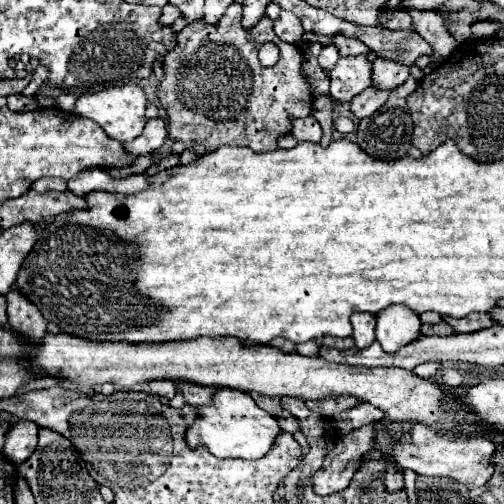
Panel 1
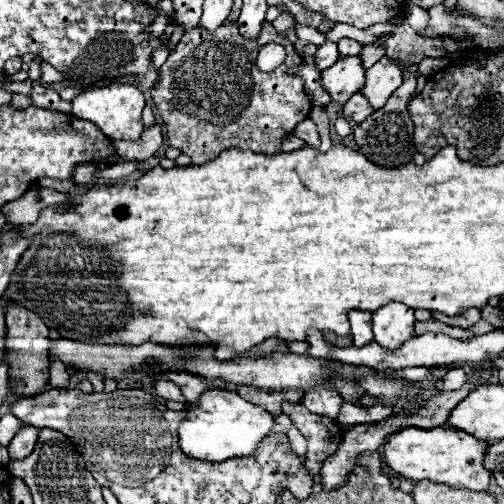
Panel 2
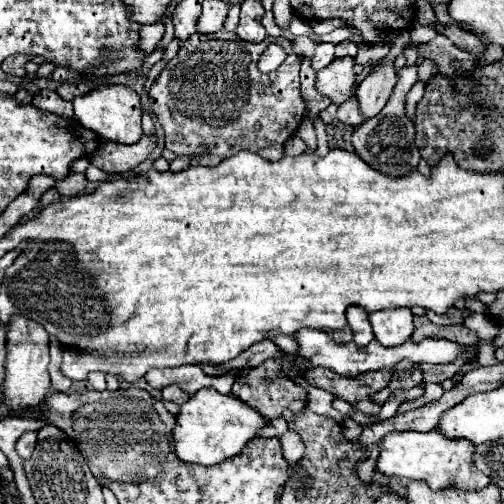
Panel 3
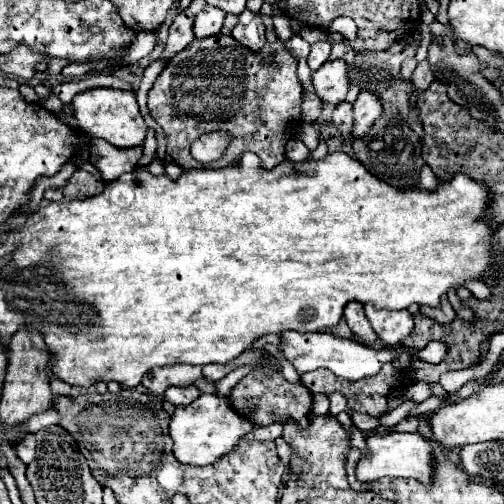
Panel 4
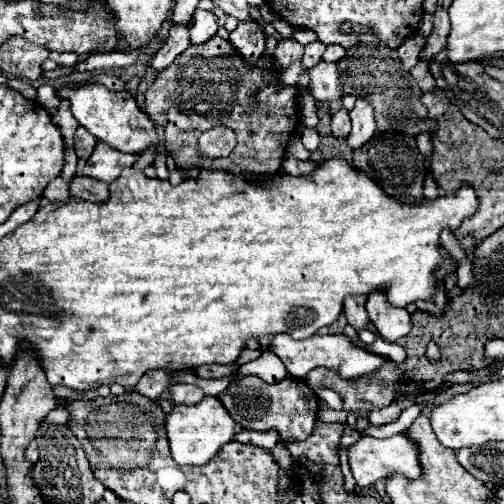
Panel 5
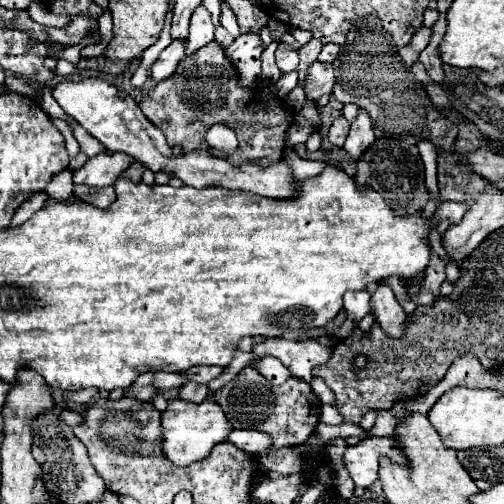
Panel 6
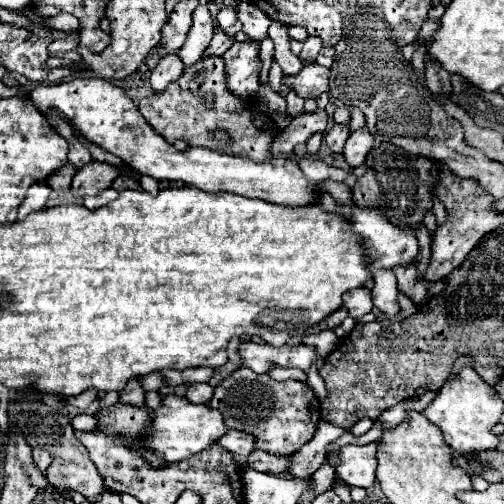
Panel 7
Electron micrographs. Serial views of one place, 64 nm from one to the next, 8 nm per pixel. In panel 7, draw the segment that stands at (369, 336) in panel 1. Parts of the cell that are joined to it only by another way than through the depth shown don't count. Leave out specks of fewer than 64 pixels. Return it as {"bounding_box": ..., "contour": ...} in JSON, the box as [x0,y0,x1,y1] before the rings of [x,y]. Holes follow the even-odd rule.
{"bounding_box":[344,288,372,320],"contour":[[[356,288],[356,290],[348,290],[344,294],[344,306],[348,308],[350,316],[354,320],[364,318],[366,314],[372,312],[372,296],[368,288]]]}

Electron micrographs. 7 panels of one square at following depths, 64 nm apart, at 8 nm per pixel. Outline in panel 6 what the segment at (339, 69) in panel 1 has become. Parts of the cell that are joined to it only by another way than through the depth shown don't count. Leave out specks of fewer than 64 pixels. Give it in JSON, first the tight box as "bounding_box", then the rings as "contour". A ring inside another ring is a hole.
{"bounding_box":[306,62,336,100],"contour":[[[316,62],[308,68],[308,78],[306,78],[306,96],[310,100],[318,100],[322,98],[324,94],[332,94],[334,90],[334,84],[336,84],[336,78],[334,78],[334,68],[332,64],[322,64],[322,62]]]}

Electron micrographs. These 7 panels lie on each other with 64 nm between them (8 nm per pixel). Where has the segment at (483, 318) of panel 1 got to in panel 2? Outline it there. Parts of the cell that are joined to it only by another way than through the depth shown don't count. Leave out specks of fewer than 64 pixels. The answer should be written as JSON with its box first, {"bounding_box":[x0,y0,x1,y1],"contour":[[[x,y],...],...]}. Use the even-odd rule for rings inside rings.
{"bounding_box":[434,308,482,330],"contour":[[[472,308],[472,310],[468,310],[468,312],[464,312],[464,316],[454,316],[454,318],[450,318],[450,316],[440,316],[440,314],[434,314],[434,318],[436,320],[440,320],[440,322],[444,322],[444,324],[450,324],[450,326],[460,326],[460,328],[464,328],[464,330],[470,330],[478,320],[482,320],[482,314],[480,314],[480,310],[476,310],[476,308]]]}

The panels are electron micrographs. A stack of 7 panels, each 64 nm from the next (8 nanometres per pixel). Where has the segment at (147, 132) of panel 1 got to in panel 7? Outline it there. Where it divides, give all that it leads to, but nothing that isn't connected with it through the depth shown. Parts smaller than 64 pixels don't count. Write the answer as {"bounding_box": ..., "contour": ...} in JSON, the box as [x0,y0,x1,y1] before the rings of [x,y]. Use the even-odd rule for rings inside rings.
{"bounding_box":[72,160,120,198],"contour":[[[92,160],[86,166],[82,166],[76,176],[72,178],[72,190],[76,198],[82,198],[86,194],[96,194],[98,190],[104,190],[112,184],[112,180],[120,174],[120,170],[108,162]]]}

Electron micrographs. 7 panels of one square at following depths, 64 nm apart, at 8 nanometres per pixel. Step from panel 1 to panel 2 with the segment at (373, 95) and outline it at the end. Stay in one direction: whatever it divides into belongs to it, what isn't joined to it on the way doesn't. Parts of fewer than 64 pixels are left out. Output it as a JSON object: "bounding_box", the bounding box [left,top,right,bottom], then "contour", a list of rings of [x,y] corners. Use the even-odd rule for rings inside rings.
{"bounding_box":[344,92,374,122],"contour":[[[356,92],[346,104],[344,104],[344,116],[354,120],[354,122],[362,122],[364,118],[368,118],[374,112],[372,104],[368,102],[368,98],[362,92]]]}

